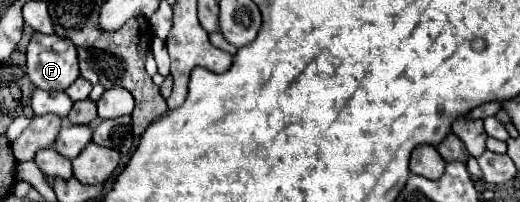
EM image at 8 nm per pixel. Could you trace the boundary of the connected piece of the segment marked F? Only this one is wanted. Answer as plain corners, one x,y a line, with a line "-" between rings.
35,33
33,39
27,45
27,75
31,79
31,83
37,87
31,99
31,107
35,111
35,115
45,115
45,113
53,113
59,117
65,117
71,111
73,101
63,93
67,87
71,87
71,83
75,83
75,79
79,77
79,65
77,65
77,49
71,41
67,41
65,51
57,51
57,45
61,43
59,35
43,35
43,33

